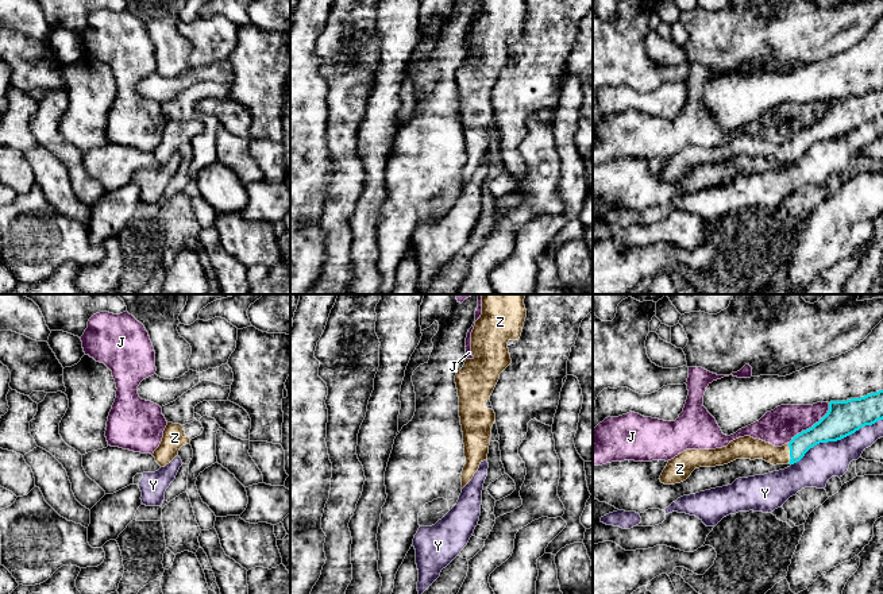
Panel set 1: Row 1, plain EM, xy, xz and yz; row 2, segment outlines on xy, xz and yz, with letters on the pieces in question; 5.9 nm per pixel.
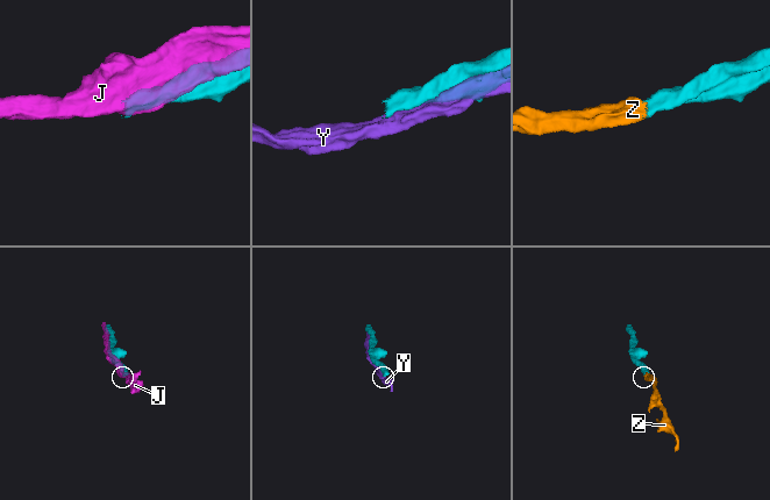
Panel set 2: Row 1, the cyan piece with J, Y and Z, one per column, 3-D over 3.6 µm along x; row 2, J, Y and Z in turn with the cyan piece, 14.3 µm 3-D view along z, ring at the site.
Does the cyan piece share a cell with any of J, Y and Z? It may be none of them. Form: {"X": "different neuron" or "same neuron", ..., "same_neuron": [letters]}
{"J": "different neuron", "Y": "different neuron", "Z": "same neuron", "same_neuron": ["Z"]}

